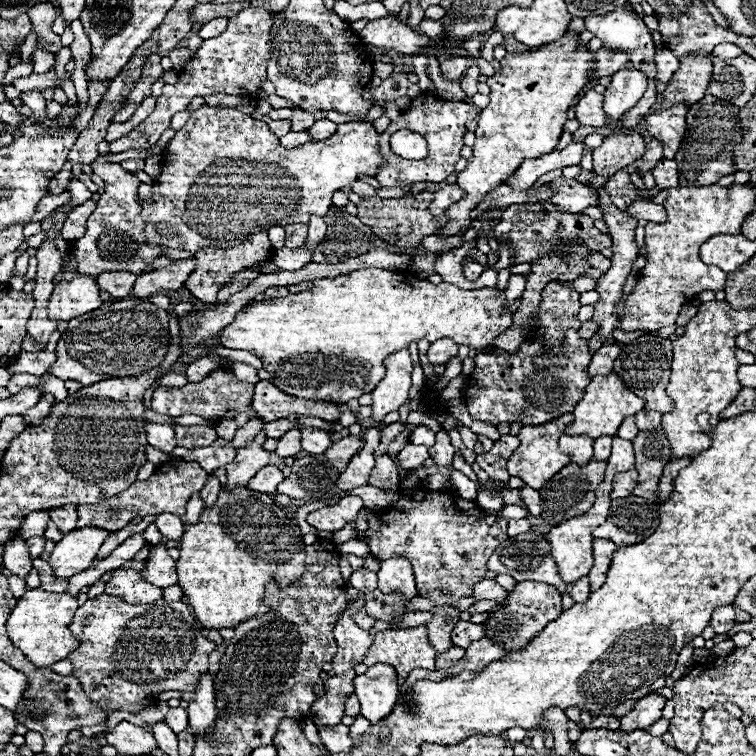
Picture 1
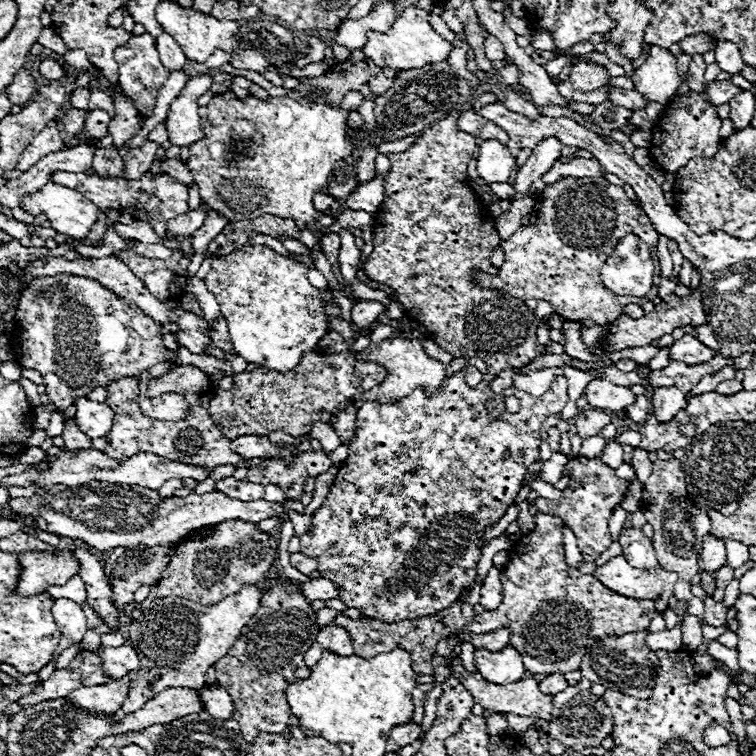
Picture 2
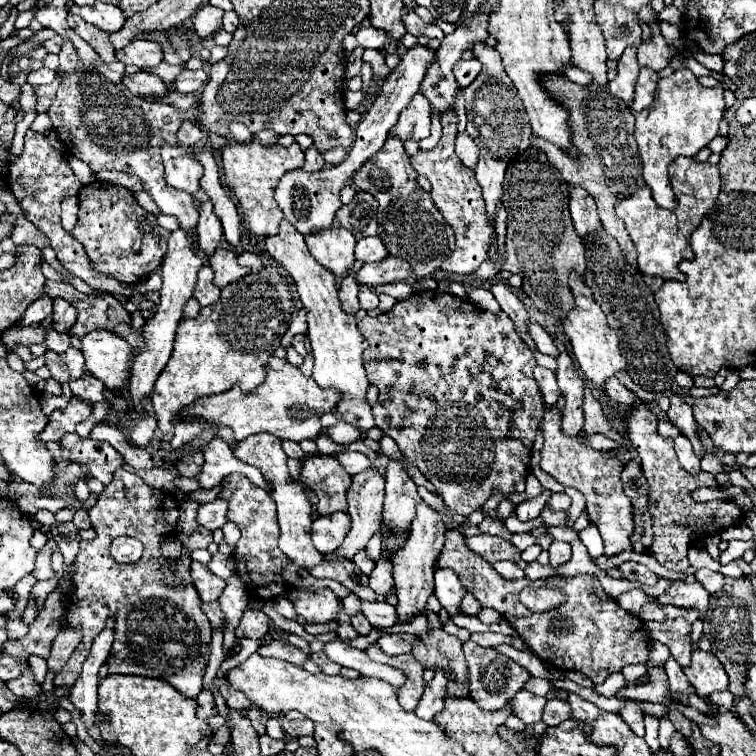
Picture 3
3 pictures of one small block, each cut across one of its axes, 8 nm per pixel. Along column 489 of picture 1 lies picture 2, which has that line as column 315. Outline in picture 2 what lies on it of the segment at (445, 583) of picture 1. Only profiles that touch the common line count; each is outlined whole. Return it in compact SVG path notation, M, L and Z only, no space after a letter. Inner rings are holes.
M464 370L446 376L440 384L440 388L432 396L424 396L422 388L414 390L408 398L396 402L396 404L378 404L378 402L364 402L358 410L356 416L356 428L354 428L354 440L348 446L348 456L338 466L338 474L330 486L330 492L326 496L326 502L312 514L312 526L308 528L306 534L300 536L300 552L306 556L316 556L320 560L320 568L316 568L322 576L328 576L340 588L340 600L348 608L356 608L362 612L364 618L370 620L414 620L420 616L432 616L444 608L450 608L458 596L462 594L464 586L470 586L478 578L478 560L482 554L482 532L486 526L496 524L506 508L514 502L516 494L520 492L520 484L528 472L528 466L538 460L540 452L540 442L542 442L542 424L548 416L562 412L562 408L568 402L568 392L566 392L566 378L558 376L552 384L552 388L544 396L530 396L518 388L508 388L500 396L496 396L490 388L488 382L478 384L476 388L470 388L464 380ZM506 396L516 396L520 400L520 410L516 414L508 414L504 408L504 398ZM494 398L496 400L496 410L488 412L486 410L486 400Z

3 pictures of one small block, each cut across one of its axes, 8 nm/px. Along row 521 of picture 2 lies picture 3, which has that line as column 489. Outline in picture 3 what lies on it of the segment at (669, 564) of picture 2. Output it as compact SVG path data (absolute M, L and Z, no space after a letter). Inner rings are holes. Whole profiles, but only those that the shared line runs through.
M468 640L468 642L464 642L464 656L468 662L468 670L470 670L470 696L472 696L472 700L476 700L476 704L482 710L504 708L508 704L508 700L512 700L512 696L516 692L520 692L524 688L526 680L530 678L526 668L522 668L520 664L516 664L514 660L510 660L508 656L500 654L494 648L482 648Z

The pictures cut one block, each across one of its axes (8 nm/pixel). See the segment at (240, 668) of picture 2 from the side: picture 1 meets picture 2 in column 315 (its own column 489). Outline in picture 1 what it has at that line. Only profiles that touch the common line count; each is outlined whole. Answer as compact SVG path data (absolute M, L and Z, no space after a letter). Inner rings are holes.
M516 584L514 592L508 592L504 598L504 606L496 608L494 612L488 612L488 620L484 622L484 636L490 638L496 644L502 644L504 654L520 652L528 646L528 642L556 616L560 616L562 604L560 594L550 584Z

